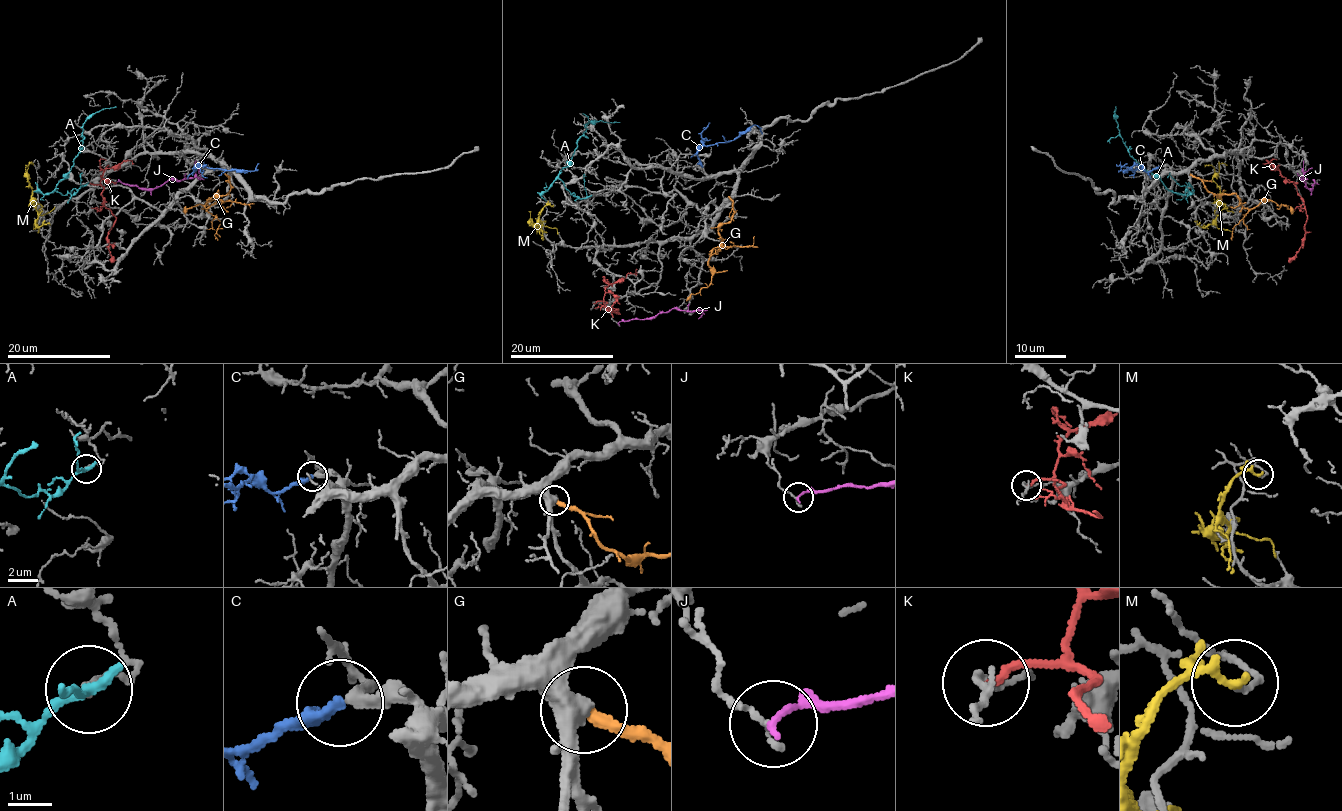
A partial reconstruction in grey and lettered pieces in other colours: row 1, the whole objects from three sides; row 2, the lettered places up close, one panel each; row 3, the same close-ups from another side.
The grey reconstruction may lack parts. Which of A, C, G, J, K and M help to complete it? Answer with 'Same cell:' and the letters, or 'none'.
Same cell: C

